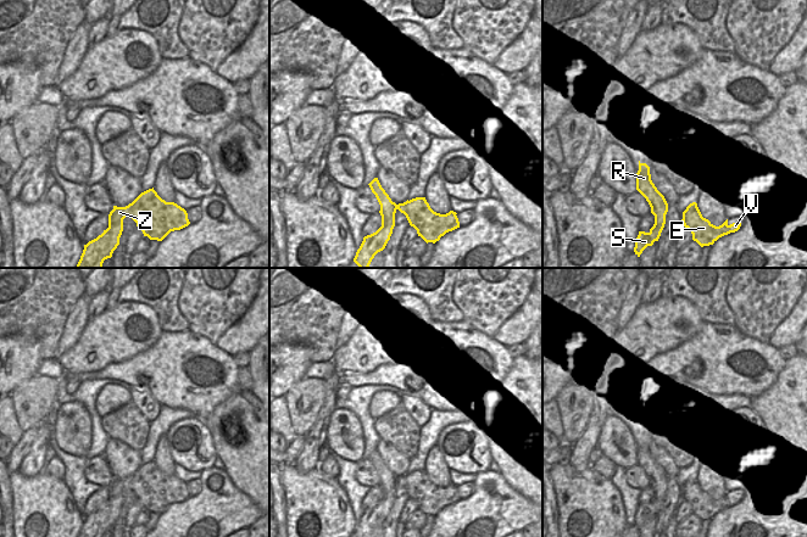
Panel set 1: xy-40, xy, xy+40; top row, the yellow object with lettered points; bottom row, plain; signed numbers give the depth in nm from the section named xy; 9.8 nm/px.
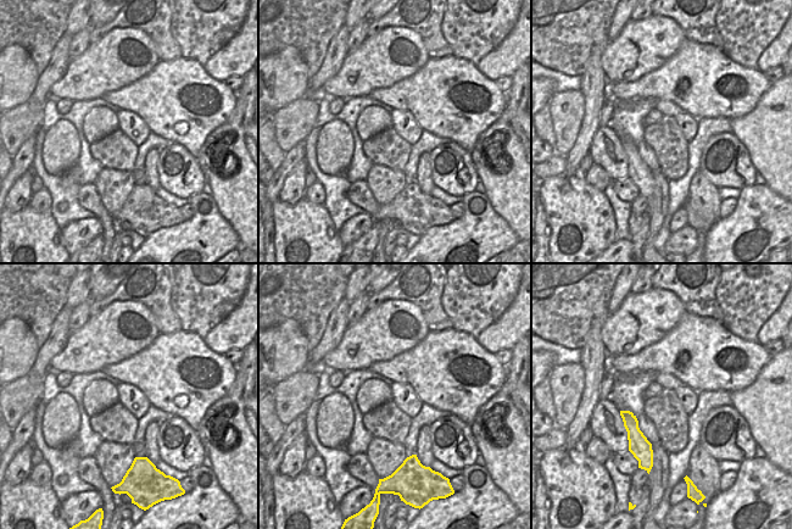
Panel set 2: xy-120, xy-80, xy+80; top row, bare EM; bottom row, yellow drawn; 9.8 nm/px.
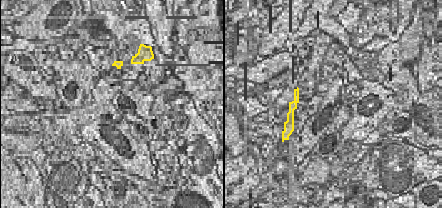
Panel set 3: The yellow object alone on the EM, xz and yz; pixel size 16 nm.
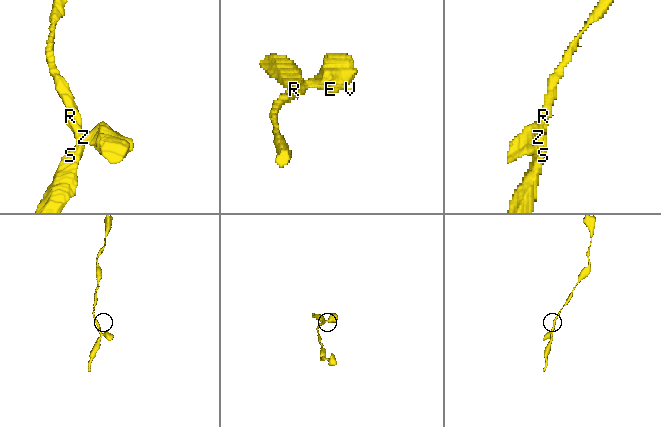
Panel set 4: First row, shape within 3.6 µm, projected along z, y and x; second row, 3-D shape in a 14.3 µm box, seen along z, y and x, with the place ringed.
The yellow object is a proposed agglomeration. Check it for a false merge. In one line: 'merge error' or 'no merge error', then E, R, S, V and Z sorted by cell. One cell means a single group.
no merge error | E R S V Z

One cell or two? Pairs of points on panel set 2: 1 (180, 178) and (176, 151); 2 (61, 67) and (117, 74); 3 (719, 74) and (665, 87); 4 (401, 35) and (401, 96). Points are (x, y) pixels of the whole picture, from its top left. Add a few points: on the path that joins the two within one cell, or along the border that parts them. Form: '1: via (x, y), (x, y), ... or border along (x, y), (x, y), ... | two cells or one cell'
1: via (177, 171), (177, 157) | one cell
2: border along (71, 60), (66, 72), (50, 88), (50, 93) | two cells
3: via (706, 74), (682, 74), (679, 77) | one cell
4: border along (424, 63), (413, 73), (389, 87), (374, 89) | two cells

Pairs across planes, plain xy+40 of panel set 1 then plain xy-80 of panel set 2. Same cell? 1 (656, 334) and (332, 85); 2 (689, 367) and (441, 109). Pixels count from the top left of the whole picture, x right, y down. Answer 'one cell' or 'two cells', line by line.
1: one cell
2: one cell

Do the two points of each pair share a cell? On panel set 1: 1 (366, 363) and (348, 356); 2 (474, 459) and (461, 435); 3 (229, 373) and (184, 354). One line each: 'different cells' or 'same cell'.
1: same cell
2: same cell
3: same cell

